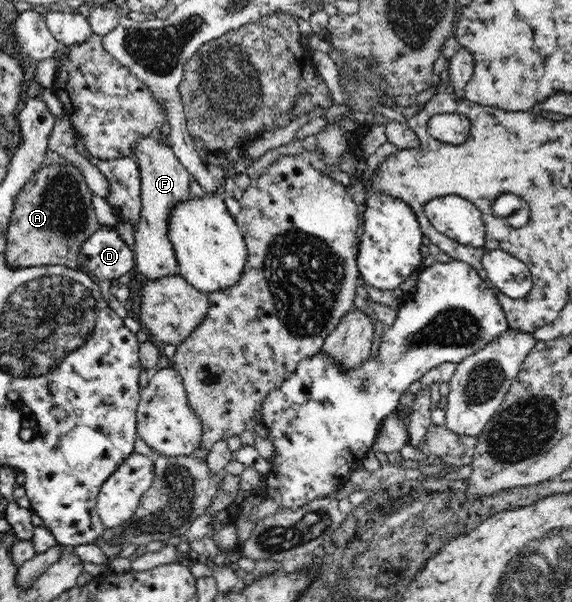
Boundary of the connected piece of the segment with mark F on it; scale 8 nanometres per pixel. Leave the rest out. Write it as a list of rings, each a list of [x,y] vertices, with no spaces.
[[[153,137],[142,138],[134,146],[133,158],[141,174],[141,206],[139,222],[134,225],[133,246],[135,251],[135,270],[138,277],[146,281],[159,281],[168,275],[178,275],[179,266],[169,235],[172,212],[197,198],[190,190],[191,174],[178,160],[168,146],[161,146]]]

